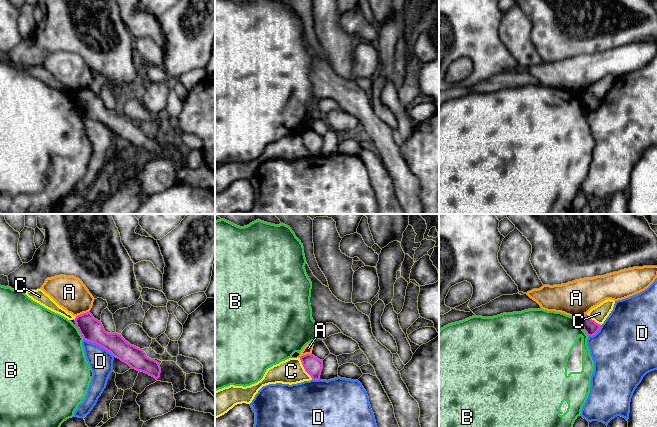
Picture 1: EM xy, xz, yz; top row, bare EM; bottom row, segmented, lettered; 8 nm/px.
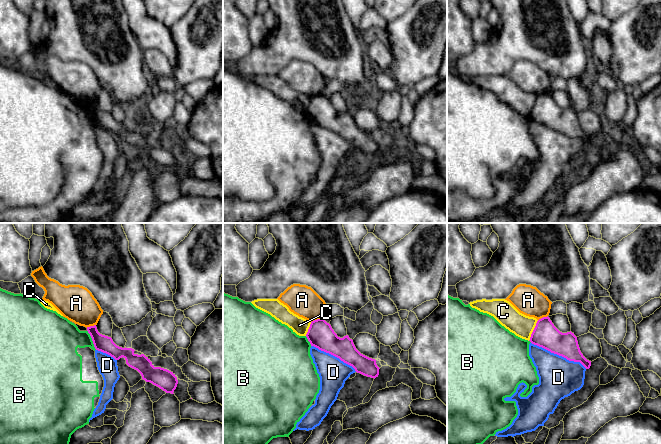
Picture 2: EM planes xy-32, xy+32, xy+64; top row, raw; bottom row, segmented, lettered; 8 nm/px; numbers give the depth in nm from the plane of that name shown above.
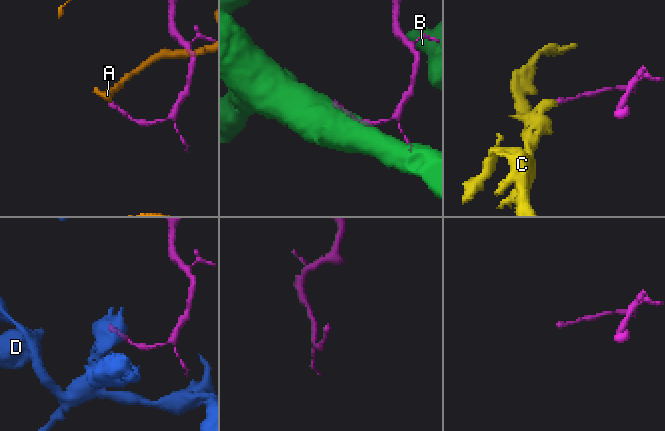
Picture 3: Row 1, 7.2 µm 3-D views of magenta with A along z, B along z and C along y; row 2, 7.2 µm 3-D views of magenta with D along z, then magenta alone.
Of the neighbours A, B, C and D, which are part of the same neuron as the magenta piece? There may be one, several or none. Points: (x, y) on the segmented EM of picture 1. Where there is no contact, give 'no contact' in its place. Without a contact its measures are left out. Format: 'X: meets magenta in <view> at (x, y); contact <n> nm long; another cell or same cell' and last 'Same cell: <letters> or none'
A: meets magenta in xy at (82, 314); contact 120 nm long; another cell
B: meets magenta in xy at (79, 331); contact 120 nm long; another cell
C: meets magenta in xz at (304, 368); contact 200 nm long; another cell
D: meets magenta in xy at (99, 345); contact 300 nm long; another cell
Same cell: none

